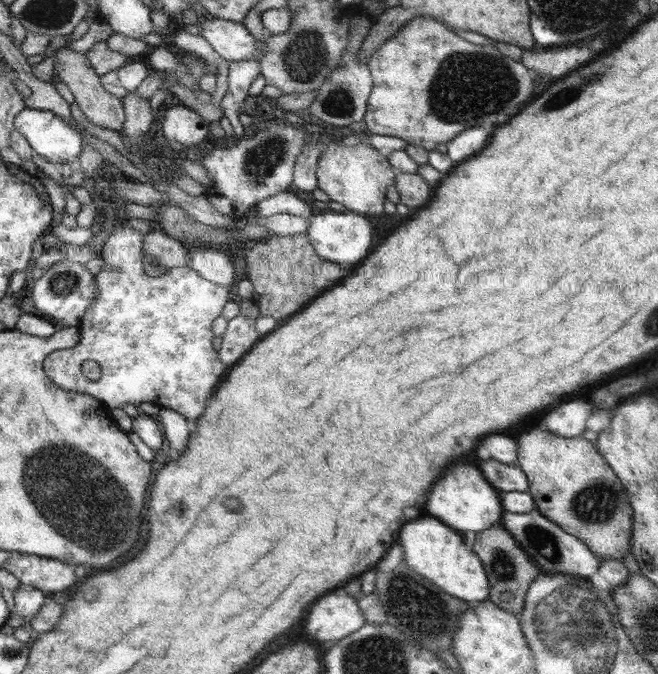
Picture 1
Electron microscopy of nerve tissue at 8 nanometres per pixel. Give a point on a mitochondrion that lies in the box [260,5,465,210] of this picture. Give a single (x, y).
(304, 56)

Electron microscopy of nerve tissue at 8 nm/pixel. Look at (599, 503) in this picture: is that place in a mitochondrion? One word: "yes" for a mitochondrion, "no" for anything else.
yes

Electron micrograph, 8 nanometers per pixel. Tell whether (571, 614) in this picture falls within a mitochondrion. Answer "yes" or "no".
yes

